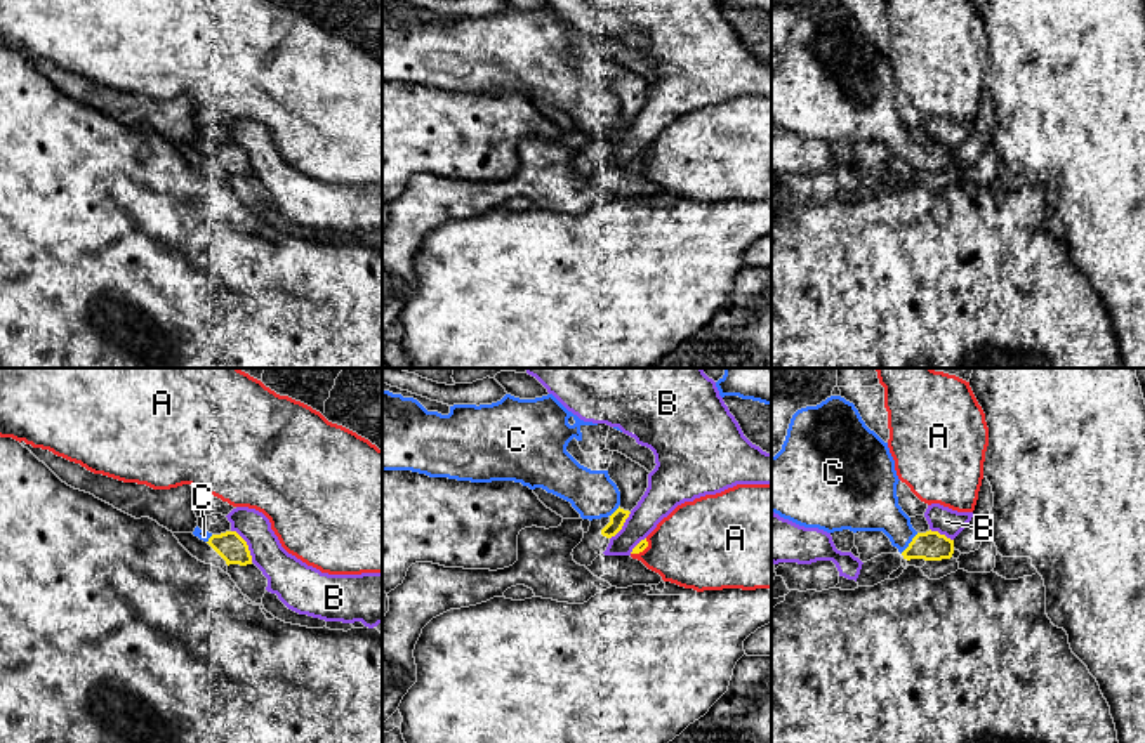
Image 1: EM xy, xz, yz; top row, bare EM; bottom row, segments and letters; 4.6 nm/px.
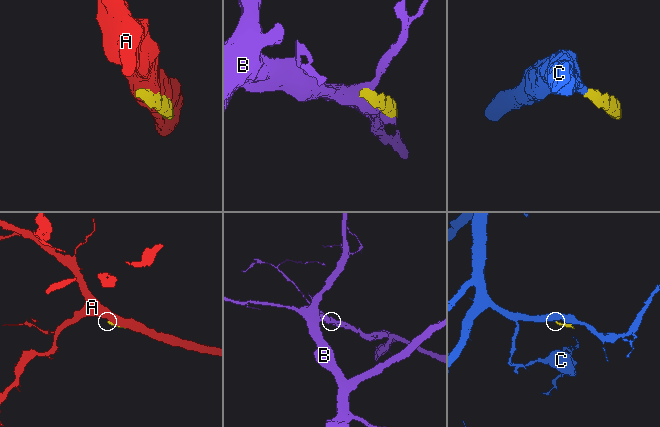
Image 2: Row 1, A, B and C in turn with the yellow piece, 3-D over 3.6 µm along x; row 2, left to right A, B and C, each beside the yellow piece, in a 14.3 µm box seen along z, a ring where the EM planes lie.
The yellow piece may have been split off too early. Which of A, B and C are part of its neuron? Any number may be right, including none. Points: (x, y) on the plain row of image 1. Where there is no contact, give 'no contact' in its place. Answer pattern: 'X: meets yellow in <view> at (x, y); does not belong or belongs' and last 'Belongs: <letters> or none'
A: meets yellow in xz at (641, 162); does not belong
B: meets yellow in xy at (247, 157); does not belong
C: meets yellow in yz at (909, 155); belongs
Belongs: C

